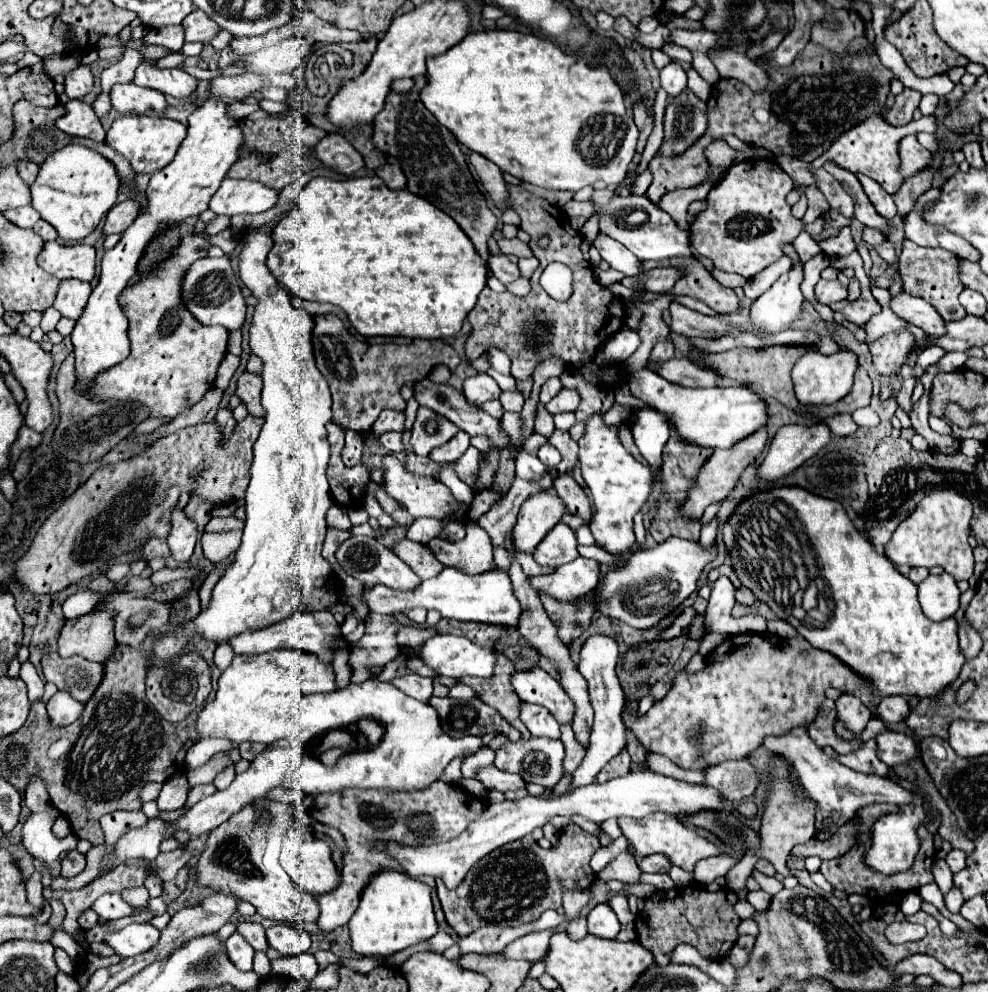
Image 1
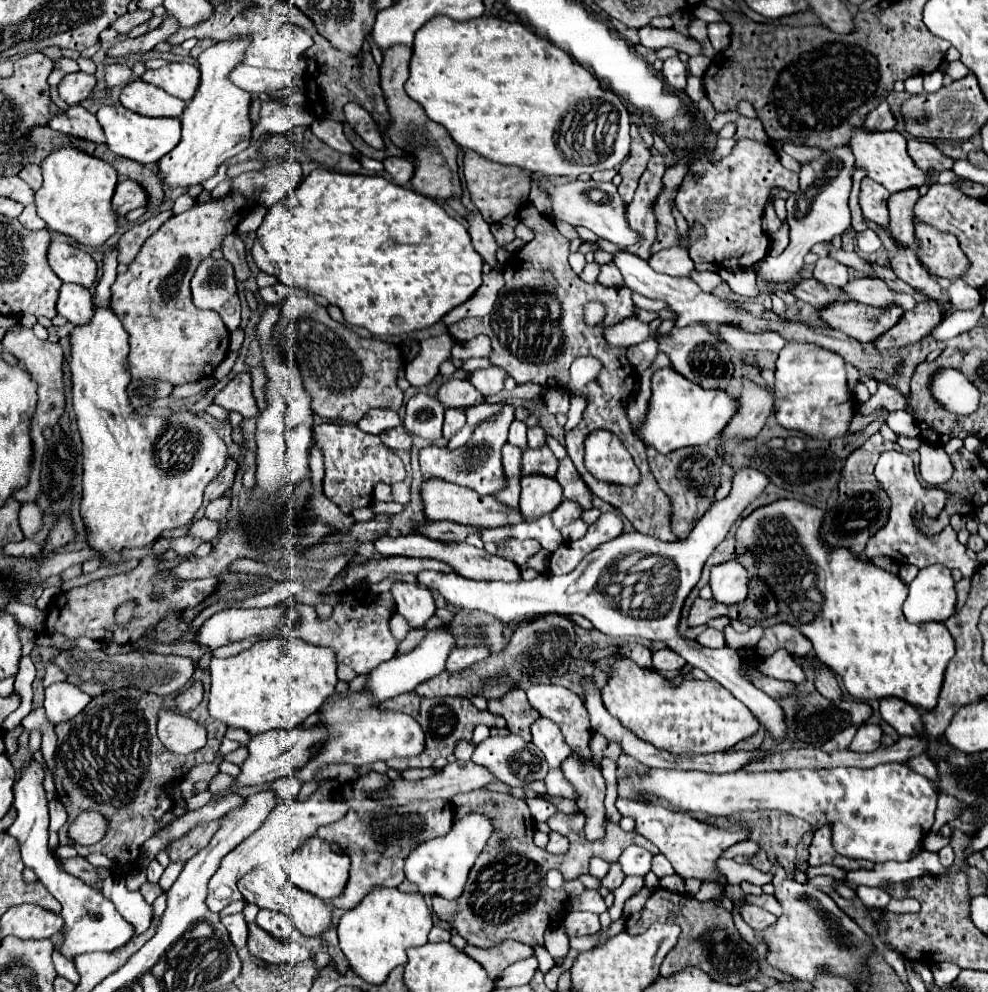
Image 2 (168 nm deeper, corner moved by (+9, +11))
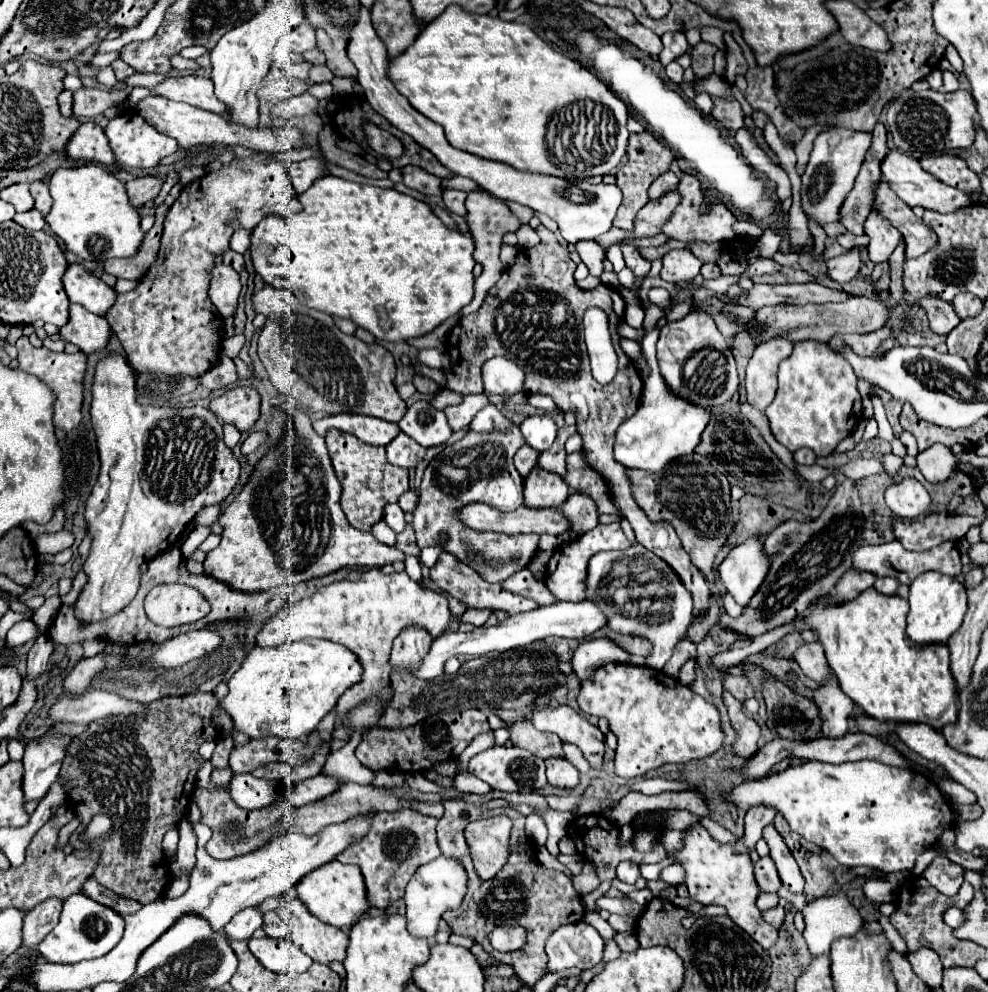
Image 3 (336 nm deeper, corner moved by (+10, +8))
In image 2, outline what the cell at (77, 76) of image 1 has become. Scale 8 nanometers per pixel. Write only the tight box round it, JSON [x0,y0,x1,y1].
[59,71,95,105]

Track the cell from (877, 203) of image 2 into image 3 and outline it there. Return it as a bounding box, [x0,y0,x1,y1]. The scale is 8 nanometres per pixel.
[864,210,900,264]

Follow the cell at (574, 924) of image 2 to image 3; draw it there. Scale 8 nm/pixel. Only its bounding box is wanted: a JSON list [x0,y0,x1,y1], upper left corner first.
[546,920,604,972]

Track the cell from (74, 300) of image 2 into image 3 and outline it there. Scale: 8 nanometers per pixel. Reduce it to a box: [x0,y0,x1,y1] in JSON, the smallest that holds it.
[60,304,110,354]

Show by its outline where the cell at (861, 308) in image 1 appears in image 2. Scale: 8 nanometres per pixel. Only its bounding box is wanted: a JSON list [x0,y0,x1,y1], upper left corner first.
[791,277,847,309]

